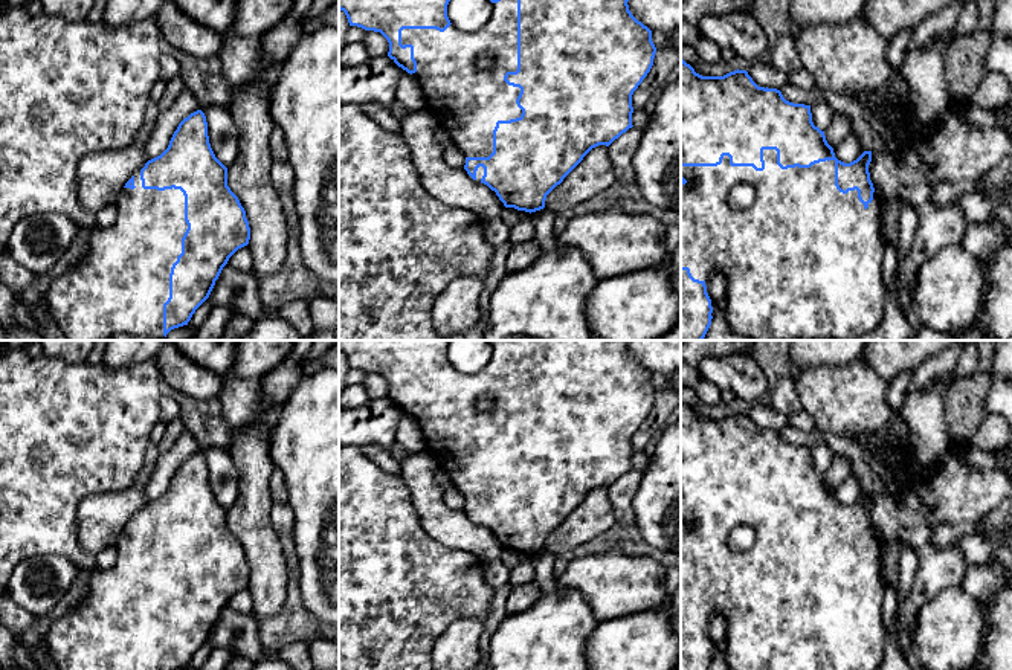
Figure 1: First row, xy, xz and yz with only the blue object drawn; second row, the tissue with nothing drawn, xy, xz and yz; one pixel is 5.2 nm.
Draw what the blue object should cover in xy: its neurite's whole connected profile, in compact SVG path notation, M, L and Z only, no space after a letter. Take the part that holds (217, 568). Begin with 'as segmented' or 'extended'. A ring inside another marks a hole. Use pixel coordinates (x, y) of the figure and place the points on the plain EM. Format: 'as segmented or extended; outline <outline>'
extended; outline M201 452L185 459L174 473L168 490L148 502L124 528L116 542L118 559L110 569L92 571L89 595L67 614L52 623L46 633L46 649L60 670L179 670L188 667L195 652L209 639L215 623L229 600L249 586L250 569L238 539L227 528L227 510L215 499L208 478L208 464Z

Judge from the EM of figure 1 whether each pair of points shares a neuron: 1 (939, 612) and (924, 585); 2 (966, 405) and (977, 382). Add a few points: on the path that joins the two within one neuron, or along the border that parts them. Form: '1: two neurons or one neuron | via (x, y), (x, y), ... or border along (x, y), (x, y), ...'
1: two neurons | border along (959, 585), (944, 588), (927, 602), (913, 629)
2: one neuron | via (966, 399), (974, 388)

